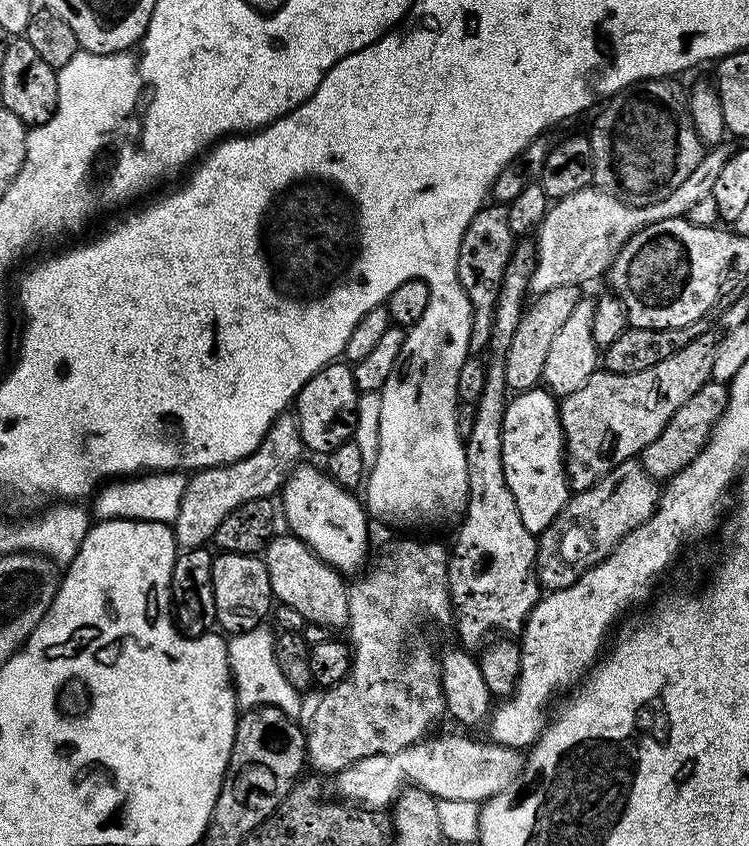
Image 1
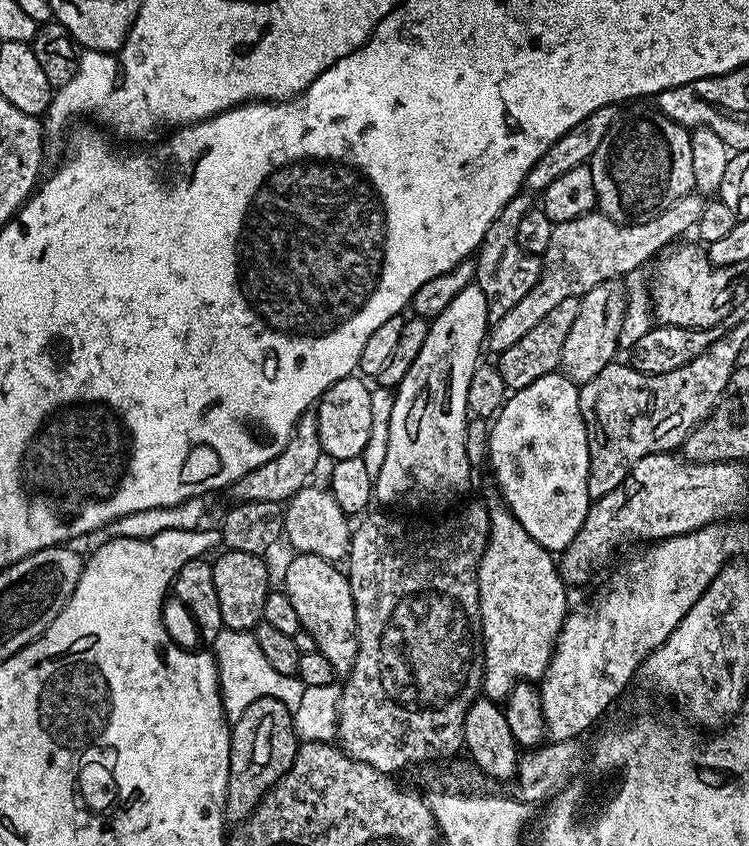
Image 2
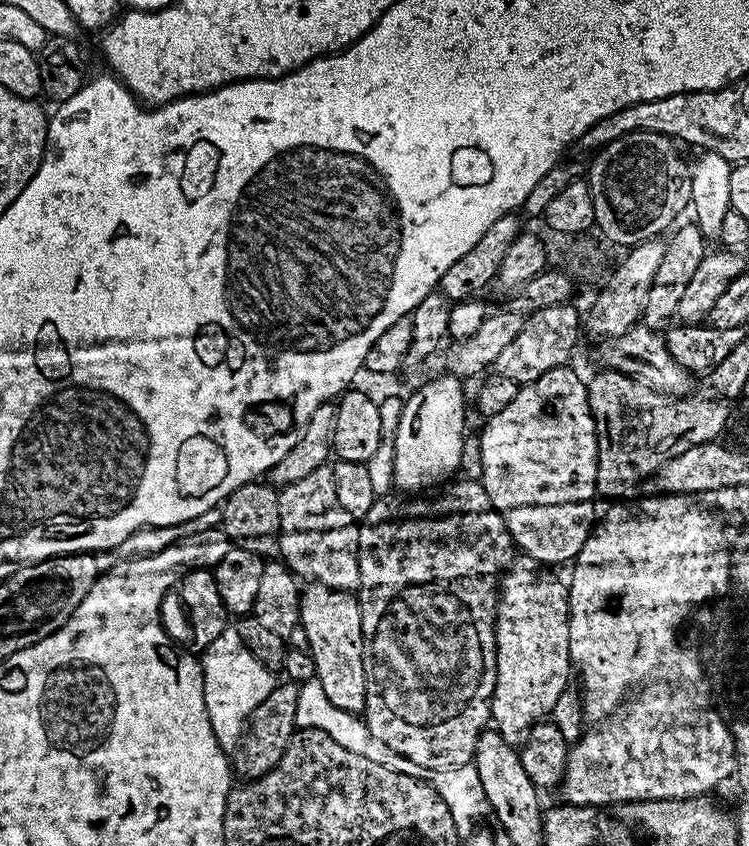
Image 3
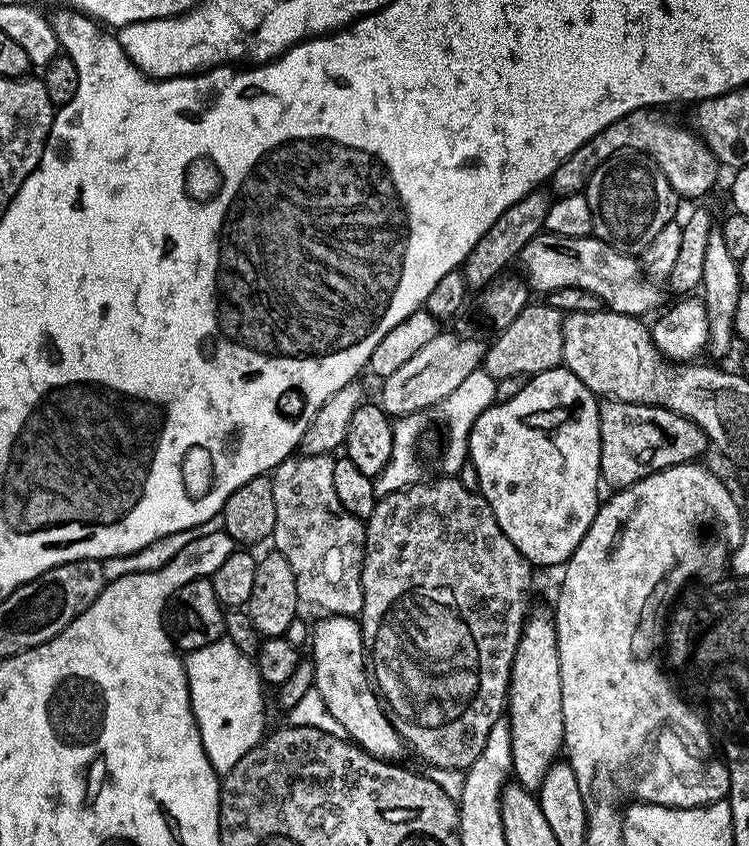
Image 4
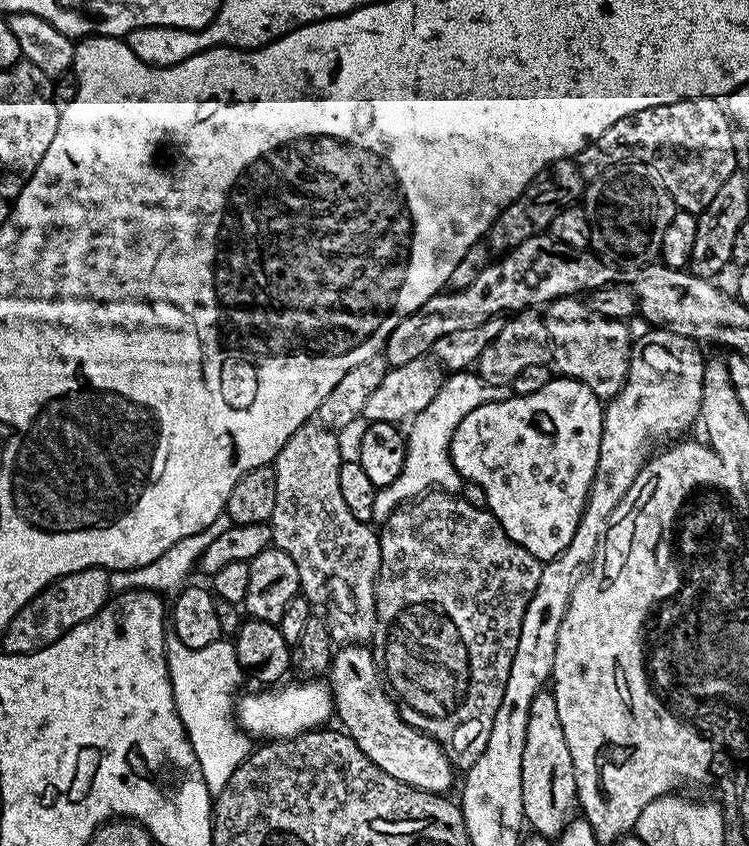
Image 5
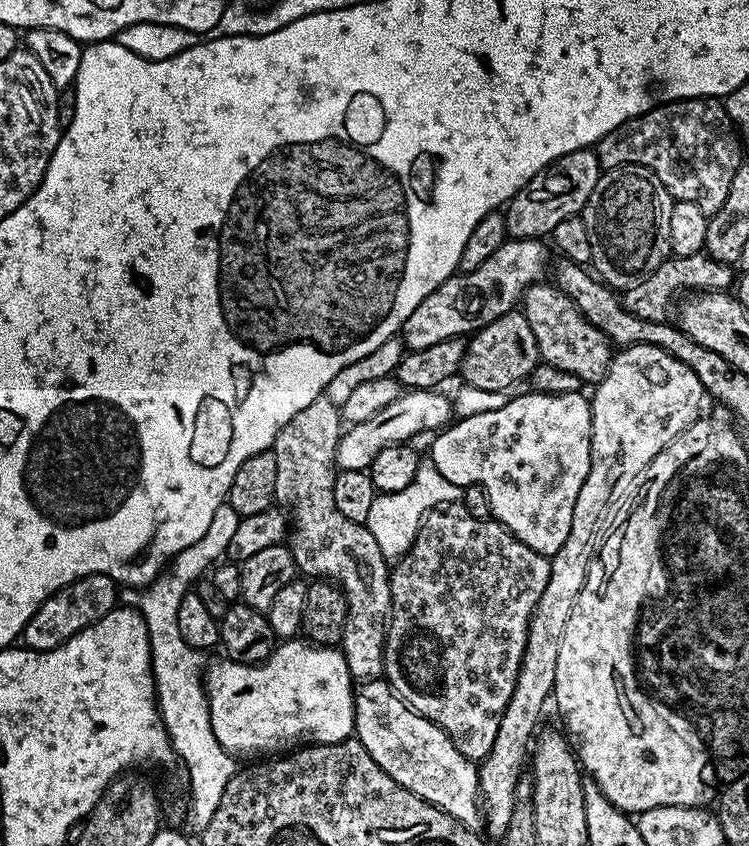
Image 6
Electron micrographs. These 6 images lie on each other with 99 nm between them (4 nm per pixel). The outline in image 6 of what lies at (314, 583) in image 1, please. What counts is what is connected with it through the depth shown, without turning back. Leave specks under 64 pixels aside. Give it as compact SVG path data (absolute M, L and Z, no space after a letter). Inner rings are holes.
M387 679L372 680L355 689L355 739L406 790L418 794L426 802L438 806L468 828L479 829L482 824L480 773L477 765L454 746L454 742L434 722L417 716L395 692Z

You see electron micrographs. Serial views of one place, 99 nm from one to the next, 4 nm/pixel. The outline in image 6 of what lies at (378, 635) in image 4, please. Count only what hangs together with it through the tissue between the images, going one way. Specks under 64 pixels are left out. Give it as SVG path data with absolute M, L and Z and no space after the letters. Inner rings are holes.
M463 503L442 504L440 507L429 507L424 521L419 521L416 537L405 556L401 556L390 568L390 594L392 595L392 615L388 617L388 634L384 638L384 676L392 691L416 713L434 722L454 742L454 746L465 758L479 762L490 754L490 746L494 746L494 738L498 738L498 726L504 717L510 696L518 682L518 674L522 666L522 658L526 650L526 638L530 618L538 606L538 598L542 598L542 590L546 590L546 582L550 582L549 557L530 550L519 538L513 536L499 520L489 518L479 520L467 511Z

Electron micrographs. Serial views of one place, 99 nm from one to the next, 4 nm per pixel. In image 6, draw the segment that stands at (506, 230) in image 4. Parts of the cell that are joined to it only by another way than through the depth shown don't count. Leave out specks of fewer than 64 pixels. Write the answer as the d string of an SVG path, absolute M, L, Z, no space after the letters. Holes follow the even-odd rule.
M579 148L565 156L559 156L553 164L546 167L503 209L506 218L506 230L514 240L538 240L551 237L554 226L562 222L562 218L570 218L583 213L586 202L590 198L590 190L598 182L601 174L600 163L592 148Z

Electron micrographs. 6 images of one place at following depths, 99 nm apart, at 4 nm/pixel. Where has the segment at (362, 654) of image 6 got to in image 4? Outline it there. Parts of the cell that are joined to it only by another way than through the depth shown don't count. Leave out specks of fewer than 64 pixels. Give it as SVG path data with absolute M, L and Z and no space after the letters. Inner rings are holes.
M293 454L275 468L271 478L275 503L271 543L275 551L281 552L286 562L290 562L290 570L294 570L301 605L321 608L321 613L330 616L359 617L364 601L360 585L364 565L364 524L338 502L338 493L334 491L333 457Z

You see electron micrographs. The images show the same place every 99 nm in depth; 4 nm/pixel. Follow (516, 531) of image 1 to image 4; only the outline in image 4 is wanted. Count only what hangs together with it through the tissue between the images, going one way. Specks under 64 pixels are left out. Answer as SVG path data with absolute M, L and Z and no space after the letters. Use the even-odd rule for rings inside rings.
M536 612L524 621L524 629L514 654L512 677L508 683L506 719L510 726L512 776L521 788L539 789L564 747L562 722L562 674L556 649L556 621L553 613Z

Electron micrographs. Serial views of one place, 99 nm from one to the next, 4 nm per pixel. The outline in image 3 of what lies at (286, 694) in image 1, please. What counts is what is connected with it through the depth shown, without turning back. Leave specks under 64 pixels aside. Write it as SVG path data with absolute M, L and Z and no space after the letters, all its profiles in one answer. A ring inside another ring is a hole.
M234 626L226 627L208 648L203 649L199 657L202 678L204 679L204 697L206 710L210 718L210 726L214 730L214 738L218 738L218 746L229 754L235 753L236 747L244 737L244 729L262 701L268 697L270 690L277 686L277 677L246 646L242 646L242 638L238 638L238 630Z

